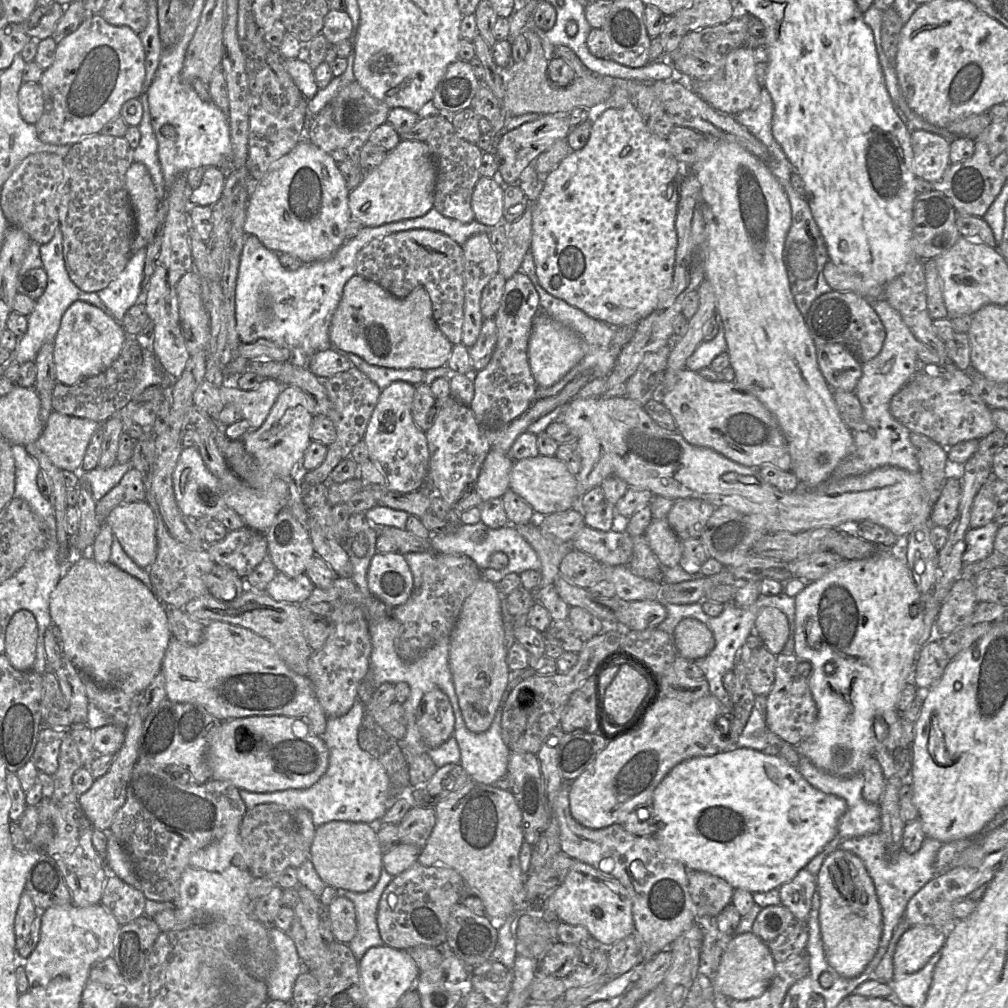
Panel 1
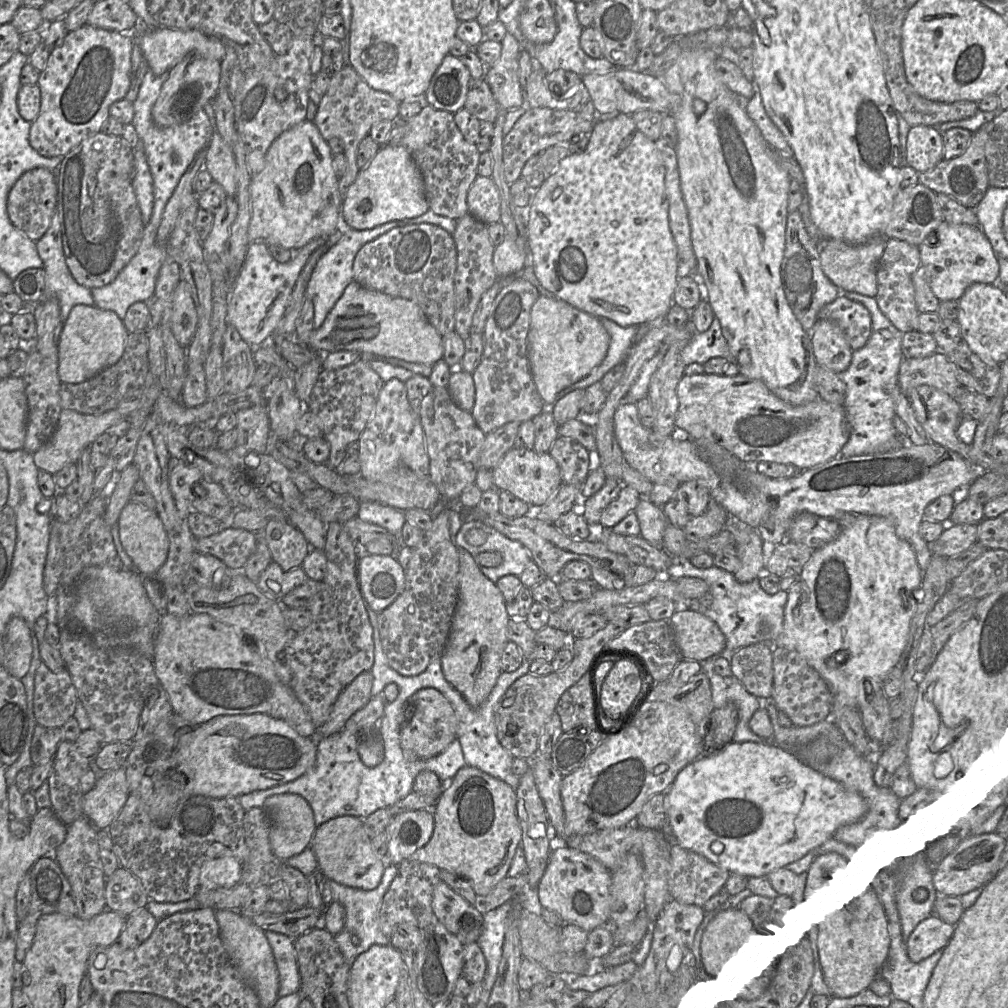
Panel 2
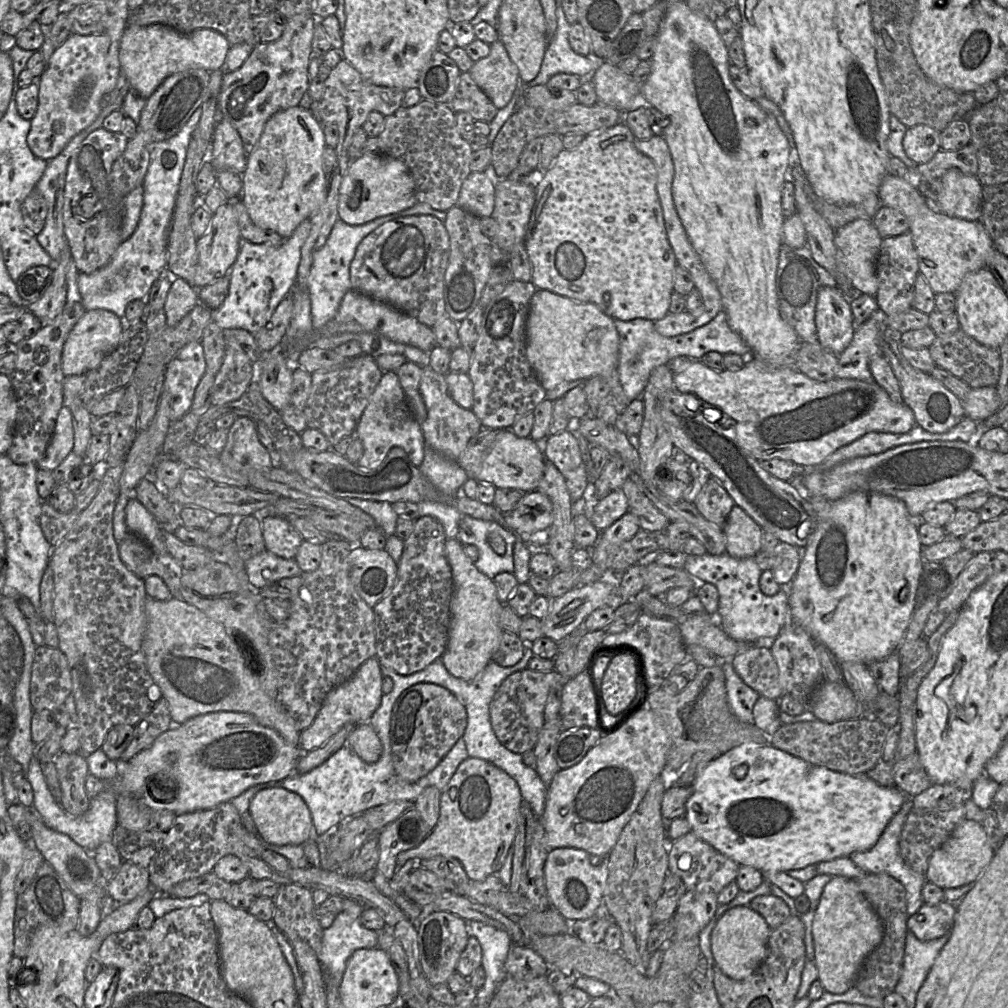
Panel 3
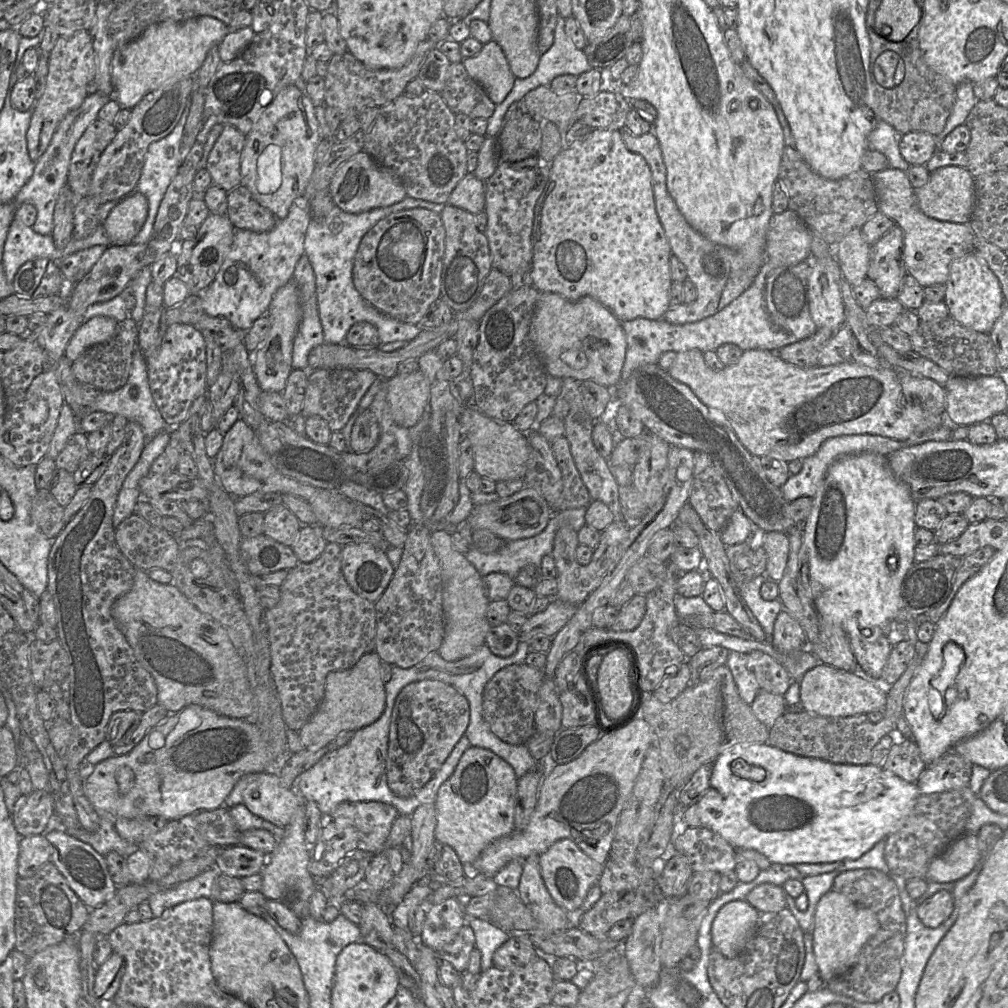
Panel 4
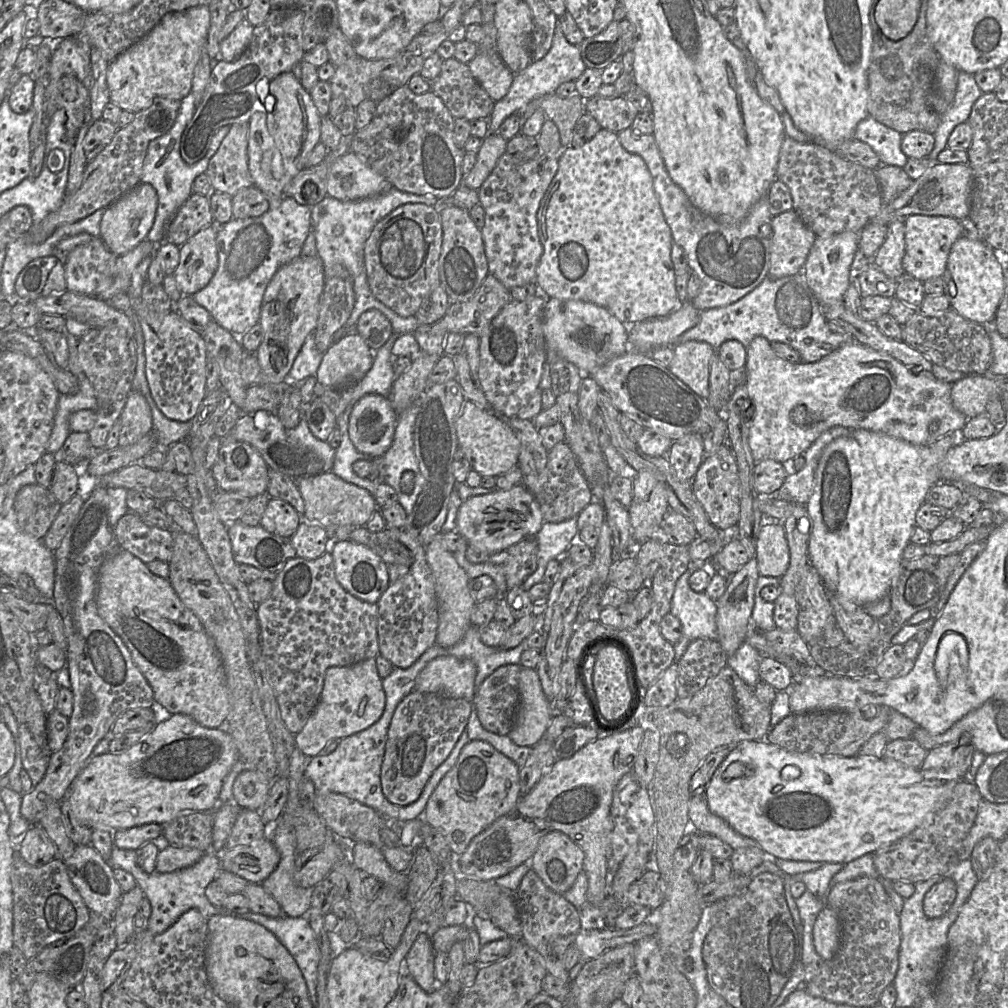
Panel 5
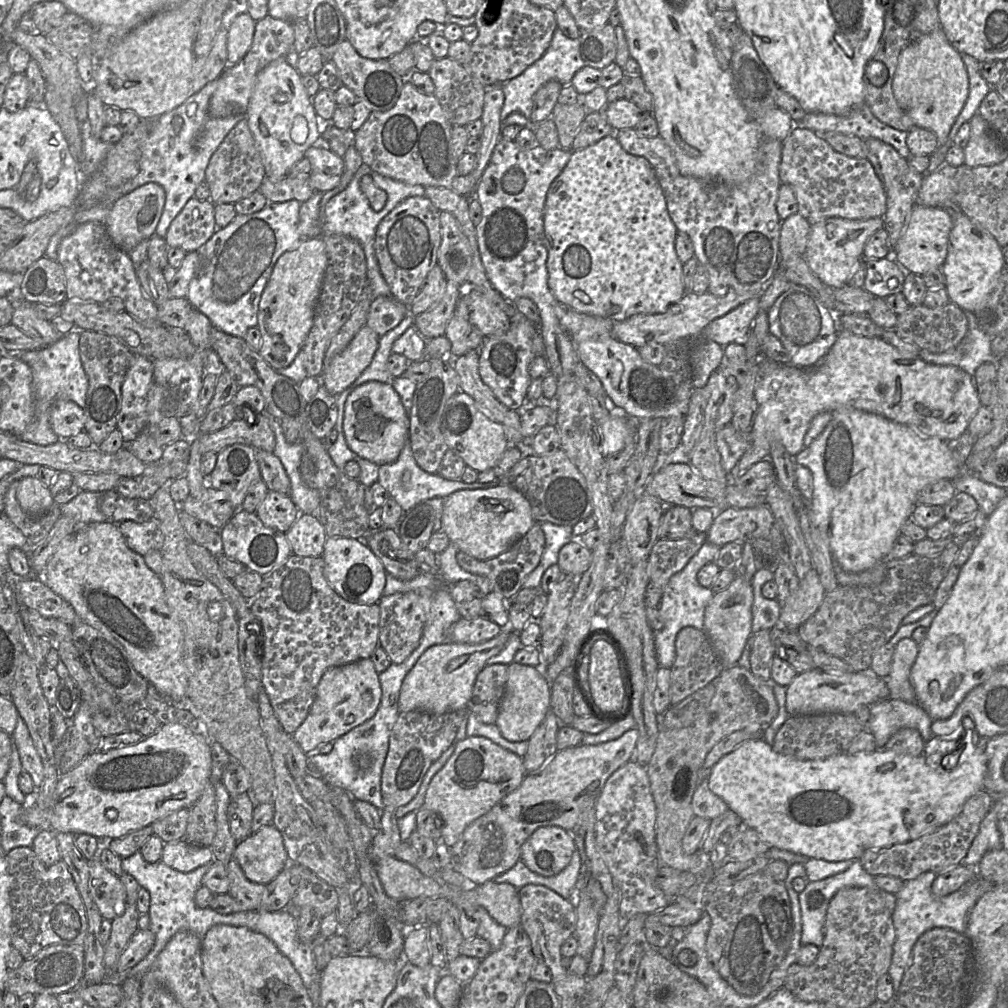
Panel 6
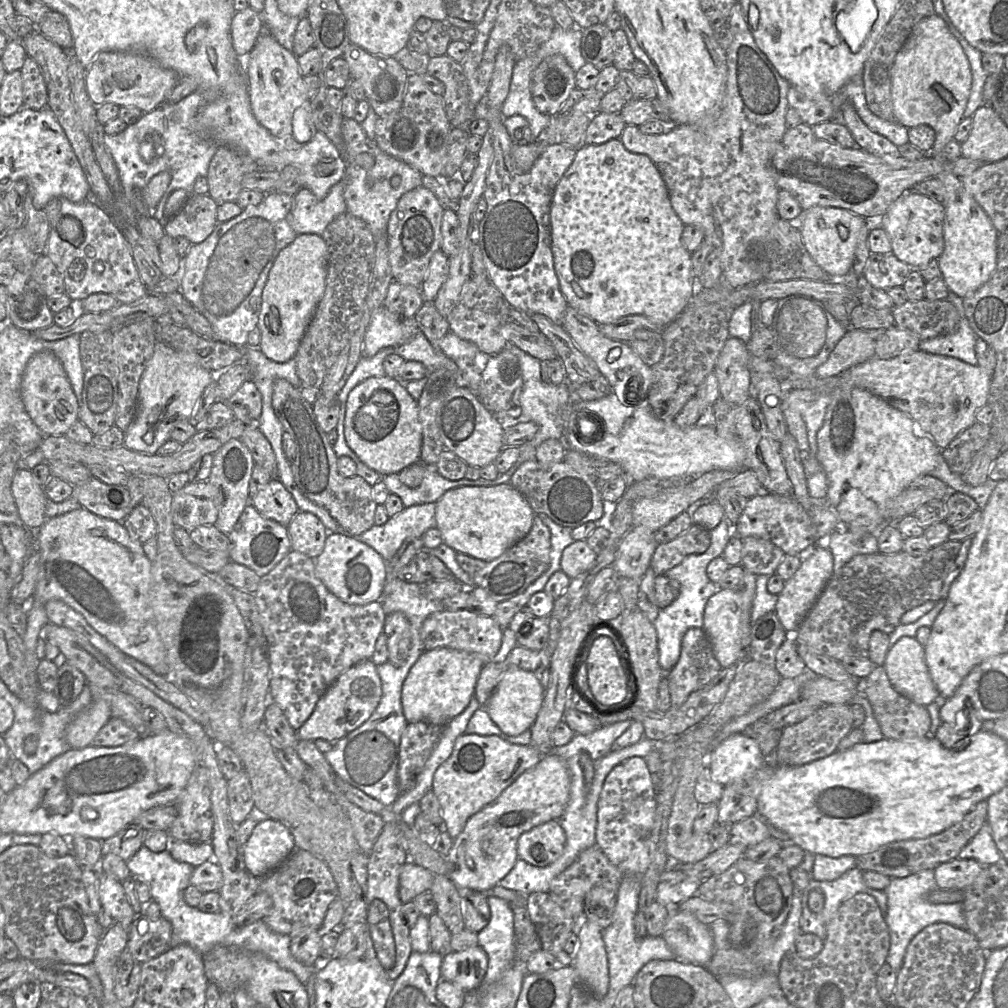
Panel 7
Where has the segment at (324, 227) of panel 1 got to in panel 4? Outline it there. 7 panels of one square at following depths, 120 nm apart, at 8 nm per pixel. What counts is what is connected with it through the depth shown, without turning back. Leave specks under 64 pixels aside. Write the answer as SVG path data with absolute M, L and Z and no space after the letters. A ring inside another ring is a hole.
M296 85L281 89L262 111L251 131L246 135L246 144L241 156L241 185L246 187L253 198L273 213L277 220L284 219L294 201L302 198L311 175L316 167L314 155L321 140L319 125L309 96Z

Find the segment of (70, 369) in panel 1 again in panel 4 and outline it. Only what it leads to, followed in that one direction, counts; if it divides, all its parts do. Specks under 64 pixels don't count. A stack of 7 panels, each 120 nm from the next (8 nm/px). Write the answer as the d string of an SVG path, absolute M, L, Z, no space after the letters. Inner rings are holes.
M96 316L84 322L70 339L65 356L72 363L89 347L109 340L117 323L106 316Z

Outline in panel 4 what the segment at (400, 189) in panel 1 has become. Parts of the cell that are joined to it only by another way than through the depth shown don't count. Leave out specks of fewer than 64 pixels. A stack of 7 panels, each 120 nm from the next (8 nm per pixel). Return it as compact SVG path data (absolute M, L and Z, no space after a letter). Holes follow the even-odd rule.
M364 151L353 155L336 170L330 181L329 191L334 204L344 212L352 214L390 206L407 196L395 171L377 163Z

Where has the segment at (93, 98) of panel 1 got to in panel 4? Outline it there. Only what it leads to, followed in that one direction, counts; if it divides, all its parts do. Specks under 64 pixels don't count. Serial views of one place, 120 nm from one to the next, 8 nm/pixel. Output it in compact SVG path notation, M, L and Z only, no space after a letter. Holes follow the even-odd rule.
M81 30L70 36L60 36L50 53L48 67L45 88L32 109L32 119L26 136L29 155L34 162L37 162L47 150L64 117L70 111L79 108L88 95L88 85L96 74L94 49L89 31Z

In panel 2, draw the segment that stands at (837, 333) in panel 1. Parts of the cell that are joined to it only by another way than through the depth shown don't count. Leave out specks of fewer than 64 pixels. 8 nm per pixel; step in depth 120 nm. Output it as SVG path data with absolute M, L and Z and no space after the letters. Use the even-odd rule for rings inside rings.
M843 295L825 305L818 313L819 319L837 323L853 351L865 346L872 332L872 319L868 309Z

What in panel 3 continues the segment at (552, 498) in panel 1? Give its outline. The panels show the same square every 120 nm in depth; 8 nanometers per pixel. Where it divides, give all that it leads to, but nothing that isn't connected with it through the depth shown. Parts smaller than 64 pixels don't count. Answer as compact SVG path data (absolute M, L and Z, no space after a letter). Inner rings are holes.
M510 429L499 430L476 480L489 482L496 488L509 488L522 493L536 490L545 467L541 444L542 442L536 442L530 436L518 437Z

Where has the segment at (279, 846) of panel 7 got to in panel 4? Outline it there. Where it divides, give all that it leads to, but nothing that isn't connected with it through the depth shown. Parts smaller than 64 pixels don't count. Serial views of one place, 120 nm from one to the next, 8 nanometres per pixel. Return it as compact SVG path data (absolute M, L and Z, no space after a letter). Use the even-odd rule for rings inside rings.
M244 845L223 847L219 852L215 865L220 873L242 878L260 873L268 856L260 851Z

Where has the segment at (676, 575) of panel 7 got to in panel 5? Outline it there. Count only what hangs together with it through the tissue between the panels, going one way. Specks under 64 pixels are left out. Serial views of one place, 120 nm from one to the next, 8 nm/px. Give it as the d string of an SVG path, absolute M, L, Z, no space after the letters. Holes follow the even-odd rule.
M712 561L706 564L690 563L689 569L677 580L671 602L670 614L679 619L682 624L682 636L674 644L674 663L678 663L688 645L698 639L717 640L716 602L705 592L695 592L689 585L689 578L699 567L712 566Z

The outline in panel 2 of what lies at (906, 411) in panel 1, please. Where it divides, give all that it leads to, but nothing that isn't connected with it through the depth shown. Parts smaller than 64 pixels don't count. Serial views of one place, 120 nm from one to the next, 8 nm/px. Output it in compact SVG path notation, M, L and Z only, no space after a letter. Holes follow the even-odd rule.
M938 351L923 358L904 358L899 369L898 384L905 396L909 389L928 385L954 399L957 399L963 387L956 377L954 365Z

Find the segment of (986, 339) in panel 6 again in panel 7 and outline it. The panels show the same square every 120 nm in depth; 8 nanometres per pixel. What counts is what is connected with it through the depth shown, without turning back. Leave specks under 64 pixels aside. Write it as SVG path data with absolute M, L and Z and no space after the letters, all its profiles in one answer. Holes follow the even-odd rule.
M949 291L946 298L957 309L959 313L959 325L955 332L946 335L926 339L920 342L919 350L957 358L971 365L978 365L978 358L975 352L977 334L971 328L965 315L963 299Z

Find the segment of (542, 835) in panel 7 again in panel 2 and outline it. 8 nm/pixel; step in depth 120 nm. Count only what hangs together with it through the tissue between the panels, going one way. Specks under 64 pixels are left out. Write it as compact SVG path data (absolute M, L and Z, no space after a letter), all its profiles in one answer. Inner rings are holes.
M556 844L537 895L541 907L557 914L564 922L591 932L609 921L611 883L612 873L597 859L564 844Z

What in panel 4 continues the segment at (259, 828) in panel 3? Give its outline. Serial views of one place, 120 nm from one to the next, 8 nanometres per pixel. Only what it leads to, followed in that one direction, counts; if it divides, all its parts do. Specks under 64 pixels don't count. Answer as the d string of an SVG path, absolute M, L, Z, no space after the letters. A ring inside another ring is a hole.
M269 772L257 774L243 792L243 804L251 813L283 828L301 802L301 795L283 787L279 777Z

